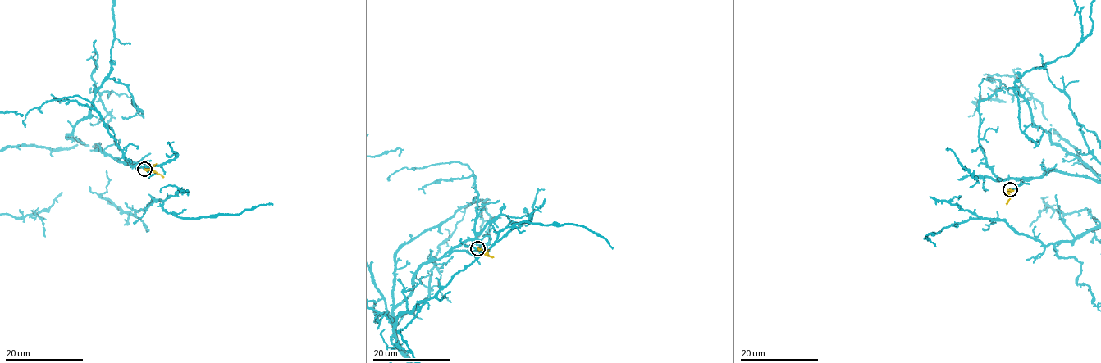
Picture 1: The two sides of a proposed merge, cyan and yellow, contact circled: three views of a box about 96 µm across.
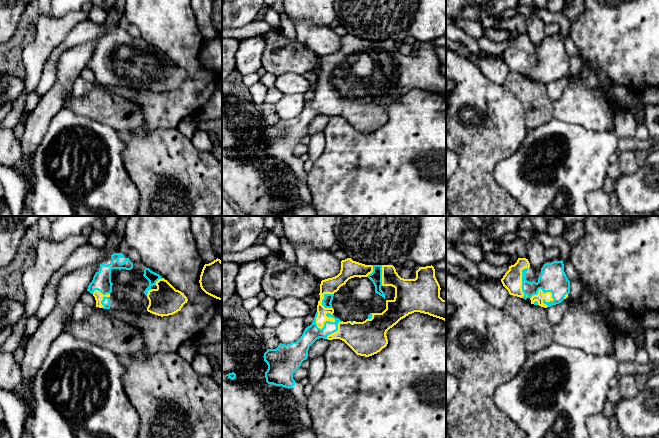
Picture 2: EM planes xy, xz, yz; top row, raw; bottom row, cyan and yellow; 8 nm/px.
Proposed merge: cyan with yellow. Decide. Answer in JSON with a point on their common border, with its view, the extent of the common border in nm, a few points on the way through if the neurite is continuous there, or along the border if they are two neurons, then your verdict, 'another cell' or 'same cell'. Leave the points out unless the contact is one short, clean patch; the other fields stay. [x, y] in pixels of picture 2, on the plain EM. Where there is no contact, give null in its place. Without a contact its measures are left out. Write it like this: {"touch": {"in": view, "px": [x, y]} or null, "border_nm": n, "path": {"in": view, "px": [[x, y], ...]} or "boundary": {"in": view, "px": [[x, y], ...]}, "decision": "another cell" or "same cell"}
{"touch": {"in": "xz", "px": [319, 104]}, "border_nm": 170, "decision": "same cell"}

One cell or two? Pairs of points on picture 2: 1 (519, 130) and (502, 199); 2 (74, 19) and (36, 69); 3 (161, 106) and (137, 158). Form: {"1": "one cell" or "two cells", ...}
{"1": "one cell", "2": "one cell", "3": "two cells"}

